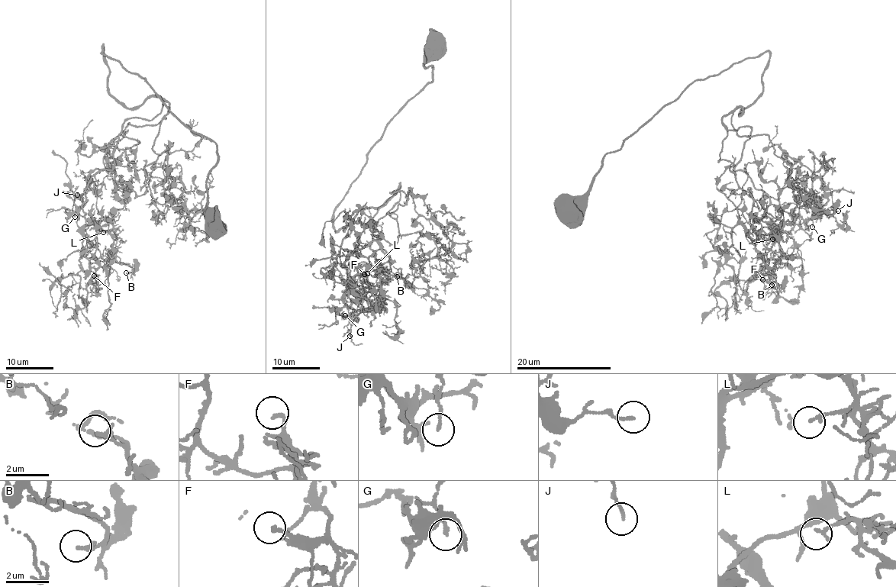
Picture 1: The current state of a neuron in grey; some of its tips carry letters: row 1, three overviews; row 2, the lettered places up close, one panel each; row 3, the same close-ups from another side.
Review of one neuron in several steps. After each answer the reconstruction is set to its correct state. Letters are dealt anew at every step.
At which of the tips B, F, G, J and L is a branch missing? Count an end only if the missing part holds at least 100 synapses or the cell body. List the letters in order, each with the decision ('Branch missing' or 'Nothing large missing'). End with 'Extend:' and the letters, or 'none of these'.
B: Nothing large missing
F: Nothing large missing
G: Nothing large missing
J: Nothing large missing
L: Nothing large missing
Extend: none of these

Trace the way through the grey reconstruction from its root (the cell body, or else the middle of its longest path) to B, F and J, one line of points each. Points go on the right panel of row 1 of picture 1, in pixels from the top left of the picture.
B: (572, 214), (691, 84), (768, 52), (730, 124), (751, 129), (735, 170), (770, 198), (755, 250), (771, 285)
F: (572, 214), (691, 84), (768, 52), (730, 124), (750, 127), (735, 170), (779, 230), (762, 279)
J: (572, 214), (691, 84), (768, 52), (762, 91), (723, 124), (766, 135), (838, 211)

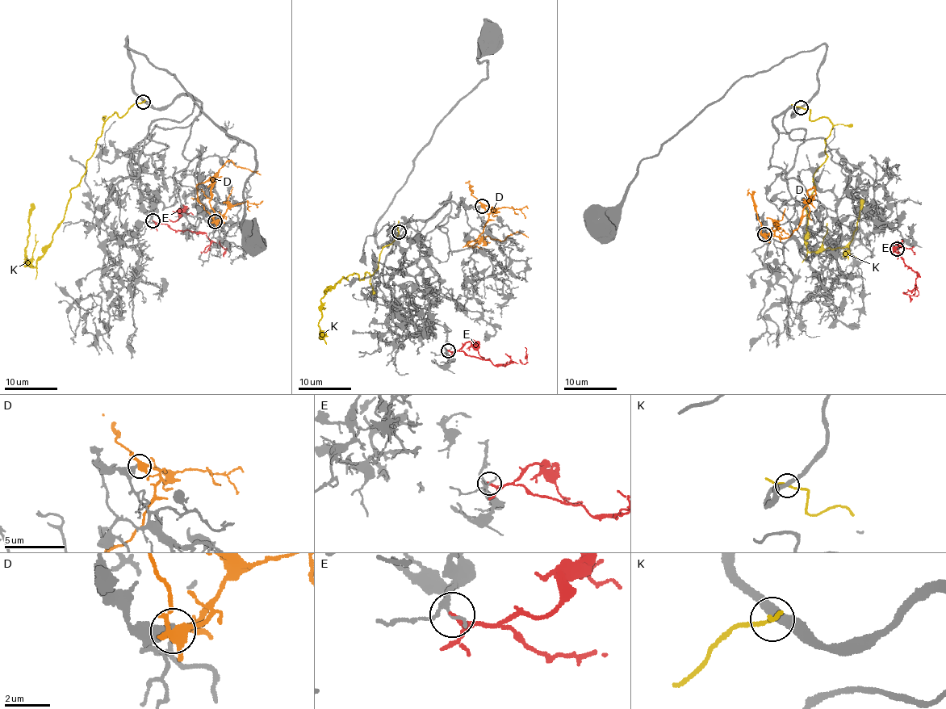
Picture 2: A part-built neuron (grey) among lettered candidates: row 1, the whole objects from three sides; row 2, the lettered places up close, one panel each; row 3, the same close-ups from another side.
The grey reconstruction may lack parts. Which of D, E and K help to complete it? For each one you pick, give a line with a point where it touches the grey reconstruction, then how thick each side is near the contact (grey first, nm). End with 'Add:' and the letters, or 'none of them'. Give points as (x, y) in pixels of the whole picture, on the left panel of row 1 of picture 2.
Add: none of them

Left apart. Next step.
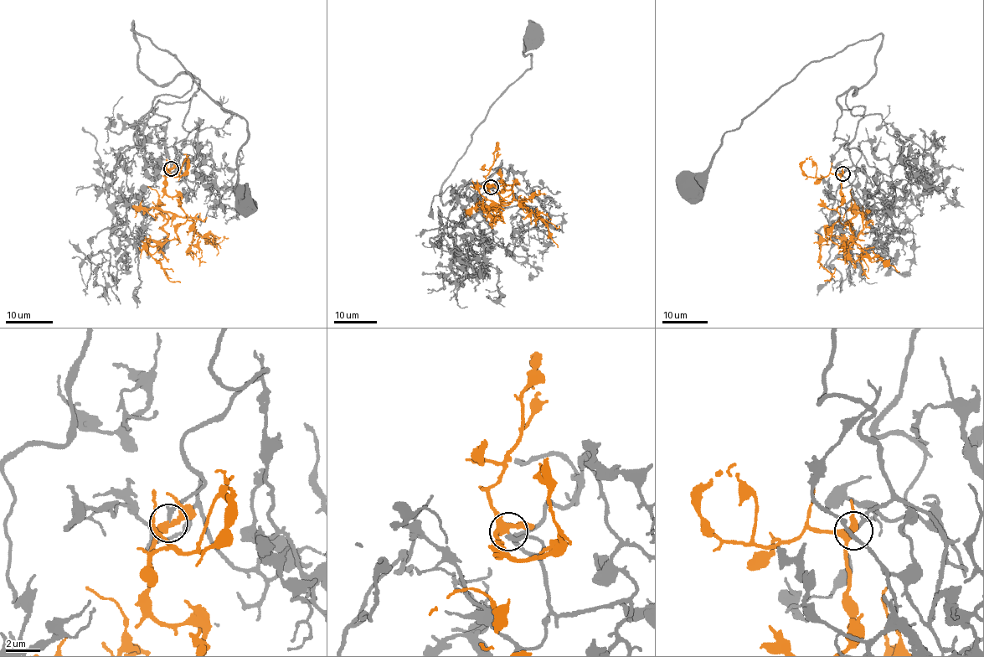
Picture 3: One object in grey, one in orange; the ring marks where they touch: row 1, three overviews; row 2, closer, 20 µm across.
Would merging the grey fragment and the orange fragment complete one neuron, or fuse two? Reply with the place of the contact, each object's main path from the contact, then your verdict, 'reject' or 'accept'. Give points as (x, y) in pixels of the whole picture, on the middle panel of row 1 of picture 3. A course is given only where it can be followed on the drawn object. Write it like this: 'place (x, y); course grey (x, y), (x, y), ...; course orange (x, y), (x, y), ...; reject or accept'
place (491, 187); course grey (491, 187), (507, 176), (493, 169), (502, 162), (442, 203), (471, 134), (531, 68), (532, 38); course orange (491, 187), (513, 197), (489, 212), (498, 219), (499, 206), (478, 188), (494, 186), (503, 198), (513, 189); accept

